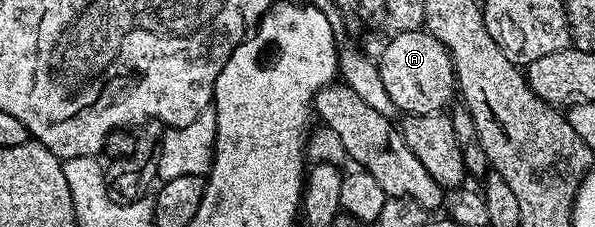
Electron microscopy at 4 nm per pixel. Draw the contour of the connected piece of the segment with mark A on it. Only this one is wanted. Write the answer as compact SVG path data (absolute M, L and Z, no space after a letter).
M413 29L393 34L389 38L382 57L377 58L380 79L384 79L384 87L392 103L396 103L399 114L428 115L443 112L446 104L456 97L456 78L454 76L454 60L450 53L428 31Z

